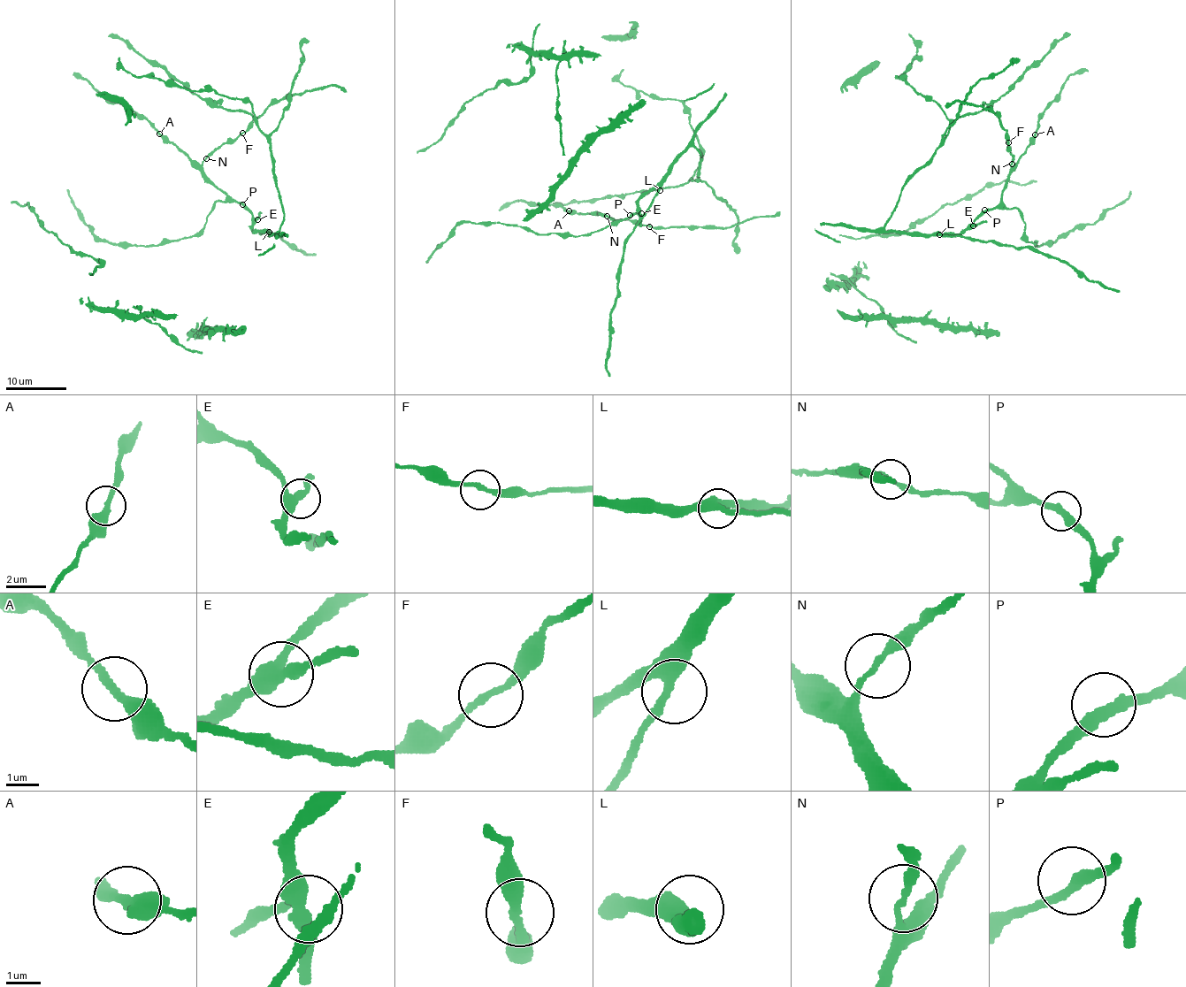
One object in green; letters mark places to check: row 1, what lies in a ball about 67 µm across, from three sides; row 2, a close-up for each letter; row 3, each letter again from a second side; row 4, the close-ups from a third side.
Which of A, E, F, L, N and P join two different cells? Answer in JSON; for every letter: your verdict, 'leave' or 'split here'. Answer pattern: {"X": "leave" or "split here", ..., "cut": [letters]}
{"A": "leave", "E": "leave", "F": "leave", "L": "leave", "N": "leave", "P": "leave", "cut": []}

